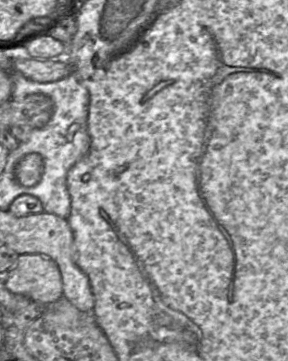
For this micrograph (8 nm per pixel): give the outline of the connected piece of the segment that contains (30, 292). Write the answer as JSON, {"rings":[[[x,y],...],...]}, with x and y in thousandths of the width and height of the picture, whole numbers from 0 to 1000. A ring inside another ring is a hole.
{"rings":[[[139,704],[66,706],[45,742],[14,762],[14,781],[38,812],[149,845],[184,839],[219,820],[198,729]]]}

